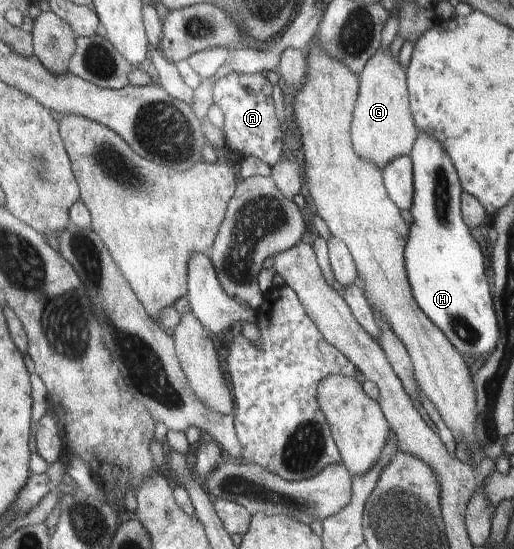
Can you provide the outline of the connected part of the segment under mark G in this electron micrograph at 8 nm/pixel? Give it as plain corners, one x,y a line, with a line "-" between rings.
381,48
365,66
359,77
360,96
352,123
352,140
357,154
374,162
382,170
396,158
410,156
419,138
411,112
408,76
396,56

